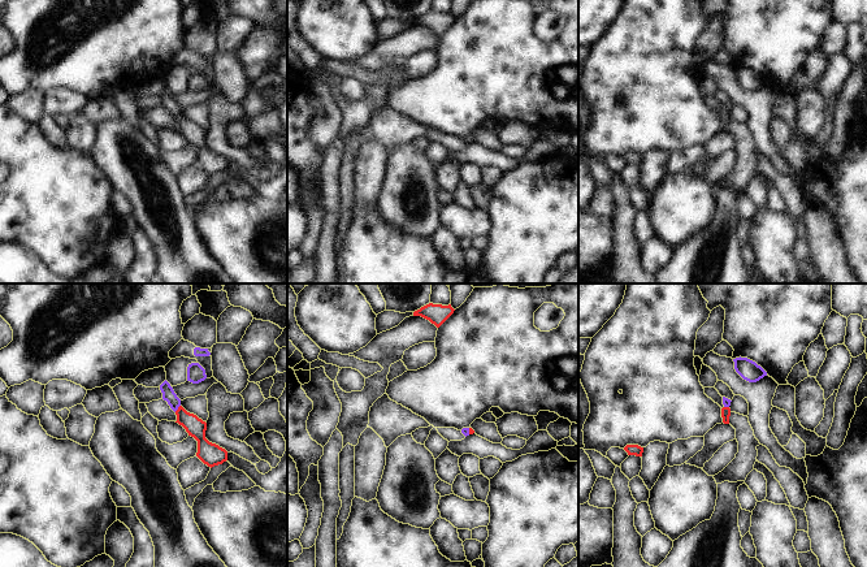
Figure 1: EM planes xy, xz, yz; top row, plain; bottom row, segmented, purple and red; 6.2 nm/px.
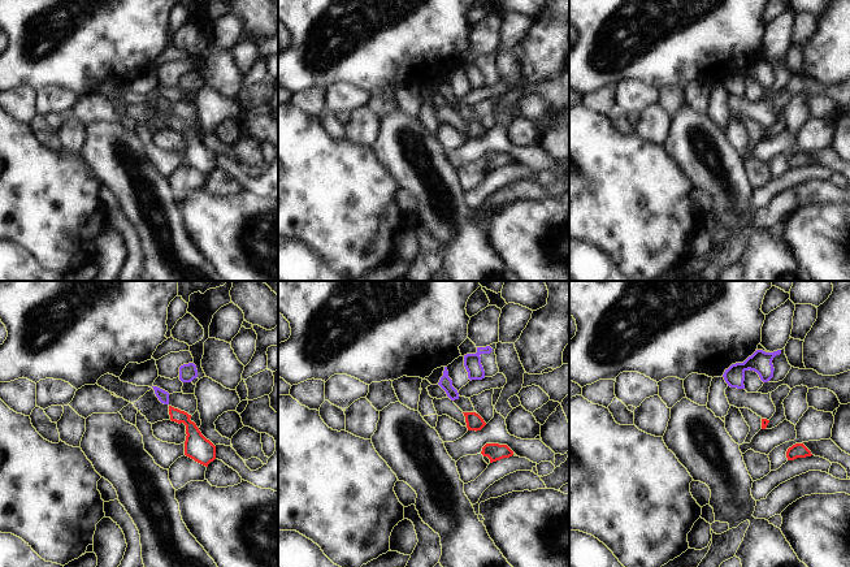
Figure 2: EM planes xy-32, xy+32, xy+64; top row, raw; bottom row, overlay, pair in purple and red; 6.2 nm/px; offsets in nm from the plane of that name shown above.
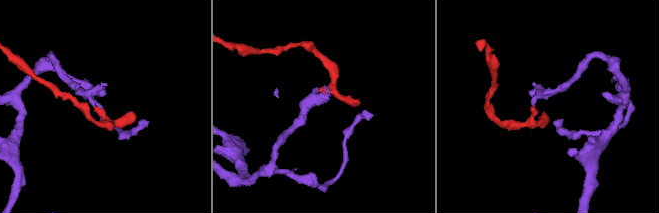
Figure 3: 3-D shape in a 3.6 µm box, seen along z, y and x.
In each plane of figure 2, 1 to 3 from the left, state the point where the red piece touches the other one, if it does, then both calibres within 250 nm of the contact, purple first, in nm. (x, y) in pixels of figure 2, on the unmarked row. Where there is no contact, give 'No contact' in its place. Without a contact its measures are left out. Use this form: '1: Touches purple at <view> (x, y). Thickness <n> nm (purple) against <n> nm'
1: No contact
2: No contact
3: No contact

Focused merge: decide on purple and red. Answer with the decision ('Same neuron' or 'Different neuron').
Same neuron

